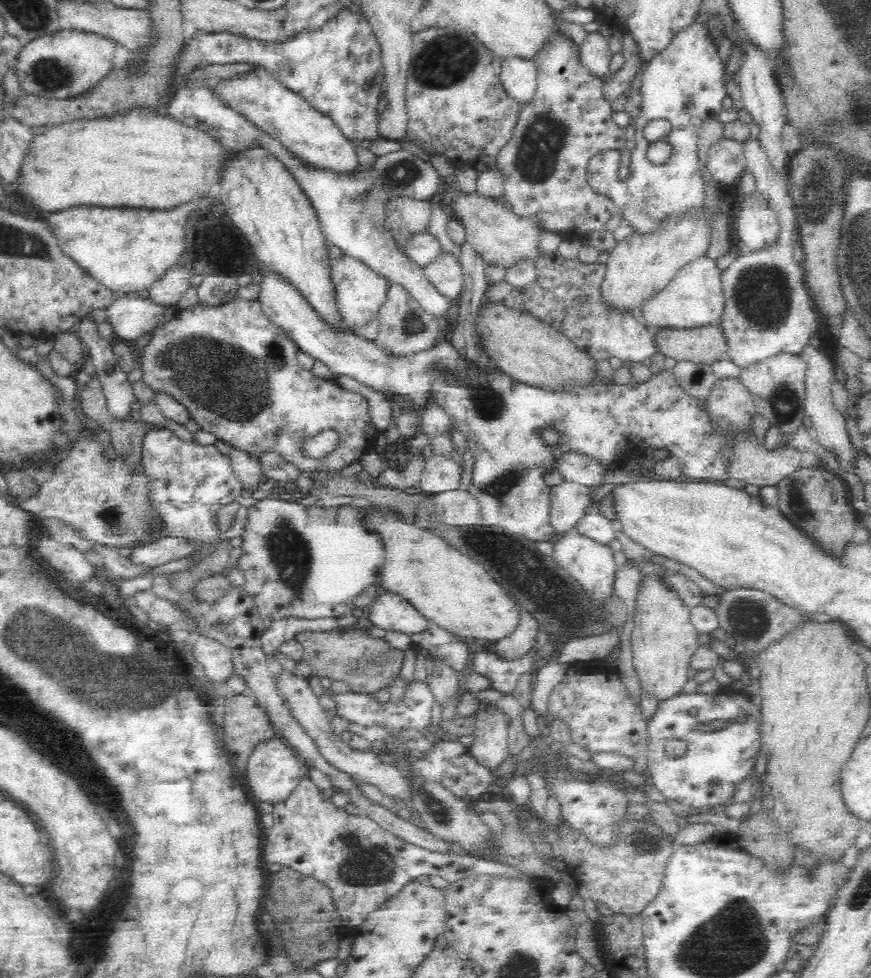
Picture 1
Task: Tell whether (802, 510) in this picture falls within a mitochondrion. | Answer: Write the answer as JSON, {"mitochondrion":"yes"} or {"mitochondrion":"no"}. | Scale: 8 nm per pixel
{"mitochondrion":"yes"}

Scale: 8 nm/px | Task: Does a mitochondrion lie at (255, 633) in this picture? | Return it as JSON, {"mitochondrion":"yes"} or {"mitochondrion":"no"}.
{"mitochondrion":"no"}

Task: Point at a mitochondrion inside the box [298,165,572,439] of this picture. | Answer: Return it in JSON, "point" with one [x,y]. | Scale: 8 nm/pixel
{"point":[488,403]}

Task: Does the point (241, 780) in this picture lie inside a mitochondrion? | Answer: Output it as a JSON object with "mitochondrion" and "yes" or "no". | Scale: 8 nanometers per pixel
{"mitochondrion":"no"}

